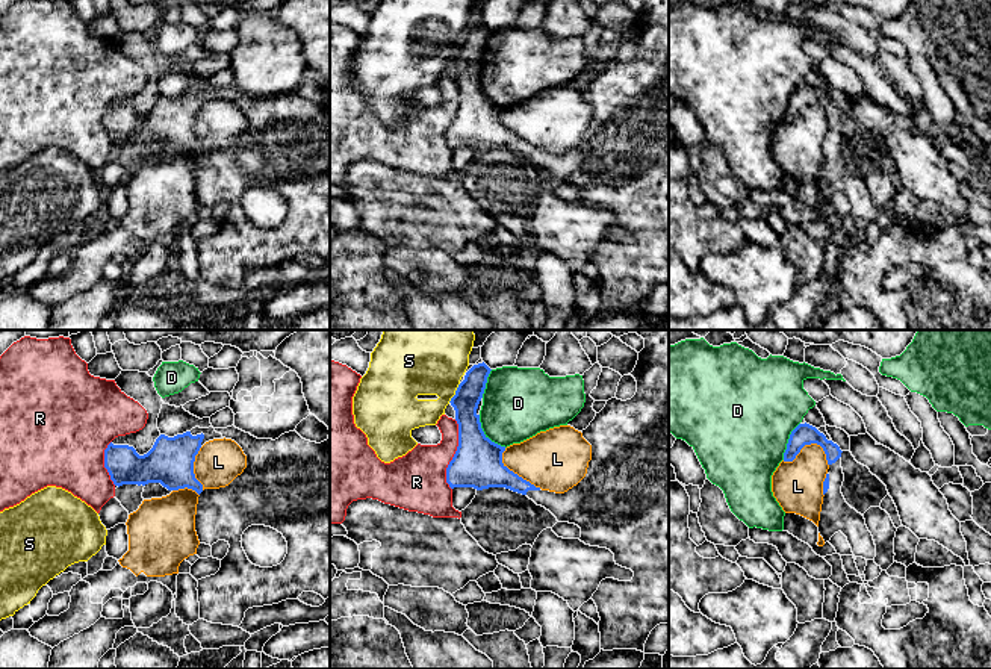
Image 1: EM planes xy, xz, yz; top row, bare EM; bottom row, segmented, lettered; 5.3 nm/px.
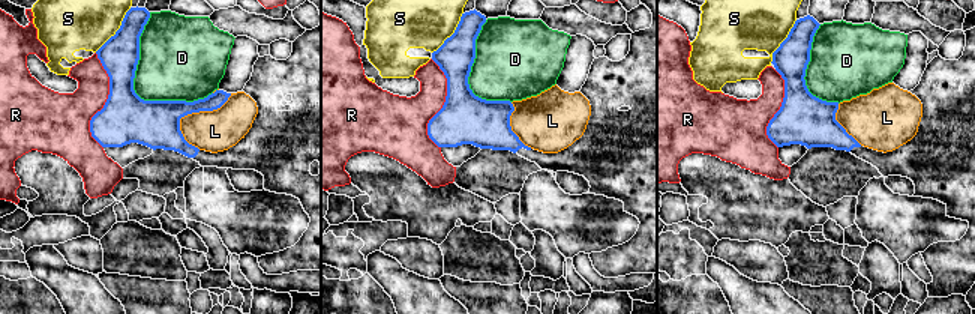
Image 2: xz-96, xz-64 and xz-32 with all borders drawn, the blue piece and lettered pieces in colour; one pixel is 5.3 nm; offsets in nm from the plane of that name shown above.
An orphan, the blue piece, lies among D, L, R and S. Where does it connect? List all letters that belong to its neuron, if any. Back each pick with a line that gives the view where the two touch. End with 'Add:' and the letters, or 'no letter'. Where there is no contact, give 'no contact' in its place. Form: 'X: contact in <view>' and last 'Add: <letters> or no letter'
Add: no letter

